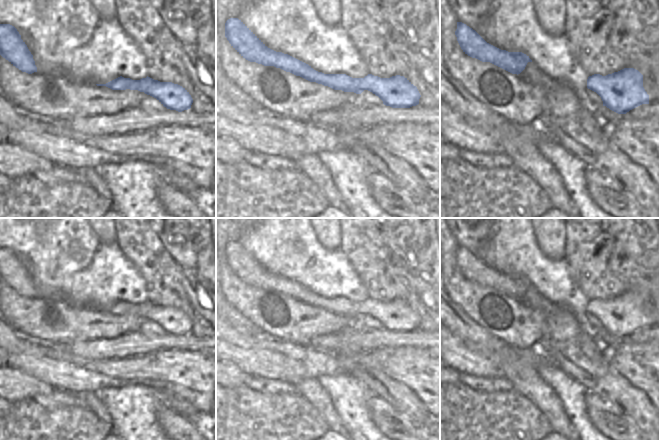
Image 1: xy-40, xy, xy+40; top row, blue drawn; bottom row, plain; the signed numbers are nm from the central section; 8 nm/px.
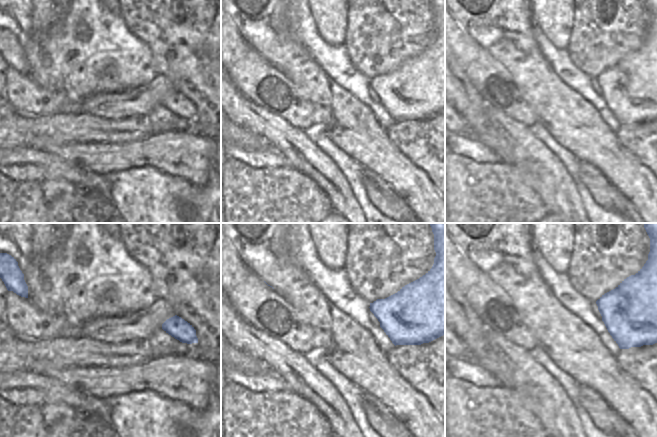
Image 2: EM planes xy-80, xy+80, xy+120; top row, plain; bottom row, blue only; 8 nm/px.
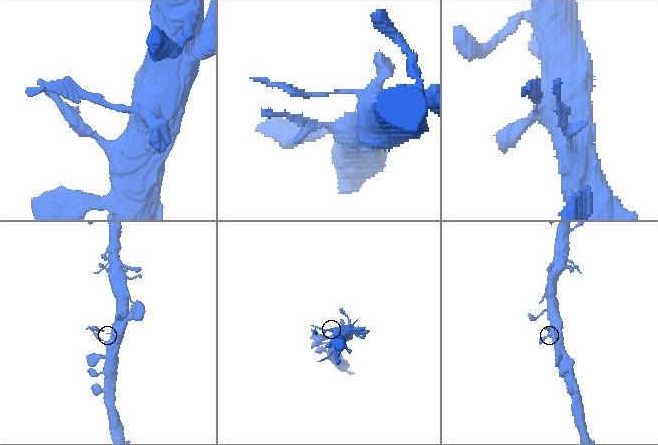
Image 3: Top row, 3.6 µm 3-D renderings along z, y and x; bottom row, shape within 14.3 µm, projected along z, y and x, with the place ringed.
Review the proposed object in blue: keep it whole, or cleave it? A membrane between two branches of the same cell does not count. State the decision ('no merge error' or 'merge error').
no merge error

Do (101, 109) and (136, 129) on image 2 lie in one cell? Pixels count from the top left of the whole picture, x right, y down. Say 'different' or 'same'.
different

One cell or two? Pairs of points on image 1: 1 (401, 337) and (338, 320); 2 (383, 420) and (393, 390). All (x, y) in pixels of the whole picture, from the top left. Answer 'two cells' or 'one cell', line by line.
1: two cells
2: two cells

